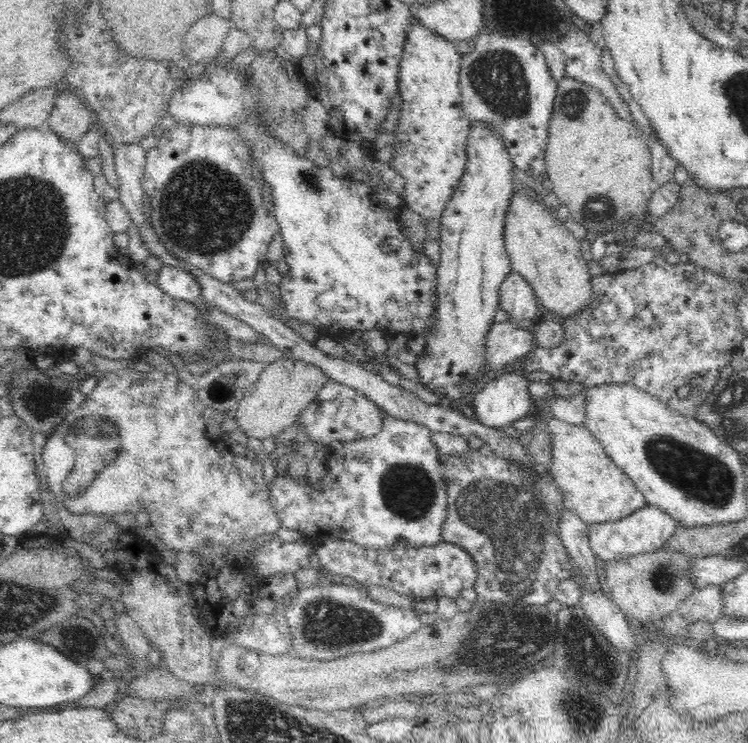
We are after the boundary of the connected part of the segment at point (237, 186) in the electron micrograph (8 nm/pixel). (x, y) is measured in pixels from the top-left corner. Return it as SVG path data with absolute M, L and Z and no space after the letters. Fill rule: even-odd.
M179 122L176 127L172 129L161 129L157 133L158 142L154 148L146 151L146 168L144 170L144 176L142 176L142 188L146 196L149 198L149 202L152 206L151 211L151 226L156 230L156 237L160 239L160 242L164 244L166 250L178 260L183 260L196 268L201 268L204 272L208 273L210 276L221 280L222 282L238 282L239 280L244 280L251 278L254 280L259 266L267 261L266 252L270 243L273 240L273 236L276 233L280 234L278 223L276 222L276 217L268 213L268 209L264 205L262 200L262 185L261 180L261 166L256 166L256 163L252 161L251 154L249 153L248 143L240 139L240 135L224 126L215 125L190 125L189 123Z

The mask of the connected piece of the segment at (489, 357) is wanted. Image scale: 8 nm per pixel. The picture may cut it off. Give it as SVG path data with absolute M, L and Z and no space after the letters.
M511 321L494 323L486 334L485 367L497 374L523 359L534 348L535 339L528 328L514 326Z

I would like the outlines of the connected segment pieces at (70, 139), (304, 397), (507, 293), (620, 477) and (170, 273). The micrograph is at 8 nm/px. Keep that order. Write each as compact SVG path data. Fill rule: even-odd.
M62 85L46 123L48 130L70 146L77 147L91 123L90 110L86 104L78 99L76 92Z
M285 355L265 365L258 380L247 390L231 415L235 416L239 428L247 437L263 439L278 436L284 428L298 420L301 412L317 398L318 390L326 382L330 382L330 379L317 366Z
M511 271L499 290L499 304L508 313L509 320L531 320L537 322L539 300L524 277Z
M552 418L545 430L552 437L549 472L563 494L566 508L589 525L617 521L645 507L644 495L628 475L608 456L603 445L585 427Z
M164 265L158 273L155 284L176 300L193 303L202 297L196 277L184 268Z

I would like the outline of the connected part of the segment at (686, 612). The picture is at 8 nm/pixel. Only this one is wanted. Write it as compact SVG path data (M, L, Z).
M708 585L696 590L680 604L680 612L688 622L716 622L723 616L723 586Z

